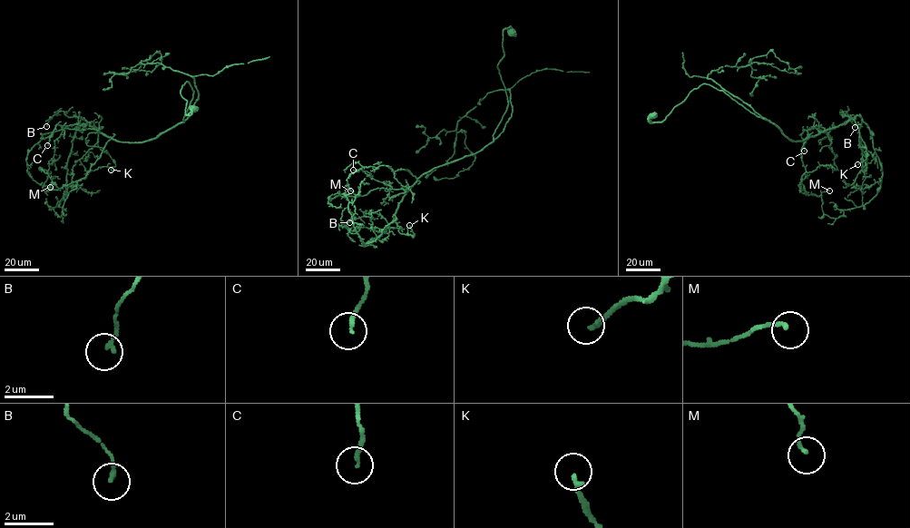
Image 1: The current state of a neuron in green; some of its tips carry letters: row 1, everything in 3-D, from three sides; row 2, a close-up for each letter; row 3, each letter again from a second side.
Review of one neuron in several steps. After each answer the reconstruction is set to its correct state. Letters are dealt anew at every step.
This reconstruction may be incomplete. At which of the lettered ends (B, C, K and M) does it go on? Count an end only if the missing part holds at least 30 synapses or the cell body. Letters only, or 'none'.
none

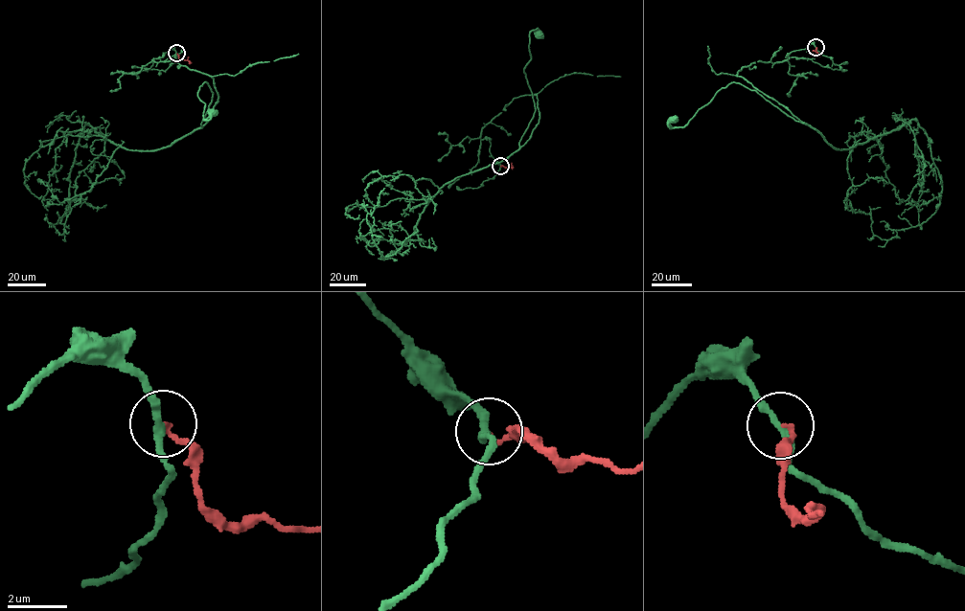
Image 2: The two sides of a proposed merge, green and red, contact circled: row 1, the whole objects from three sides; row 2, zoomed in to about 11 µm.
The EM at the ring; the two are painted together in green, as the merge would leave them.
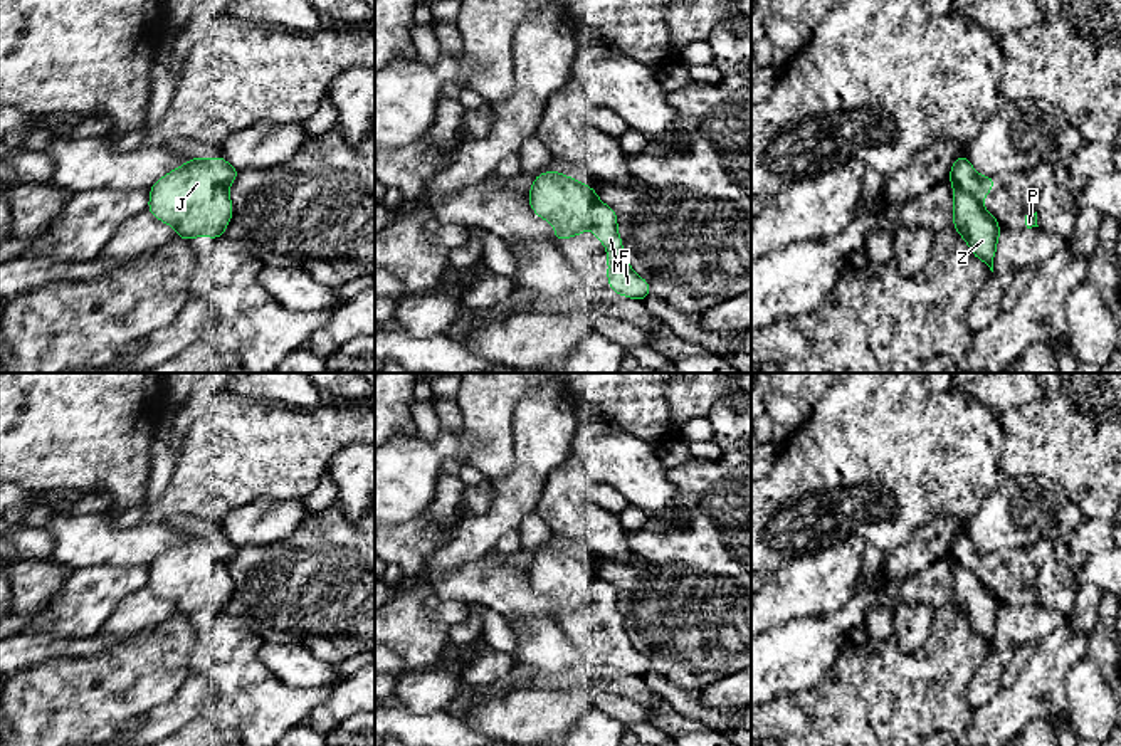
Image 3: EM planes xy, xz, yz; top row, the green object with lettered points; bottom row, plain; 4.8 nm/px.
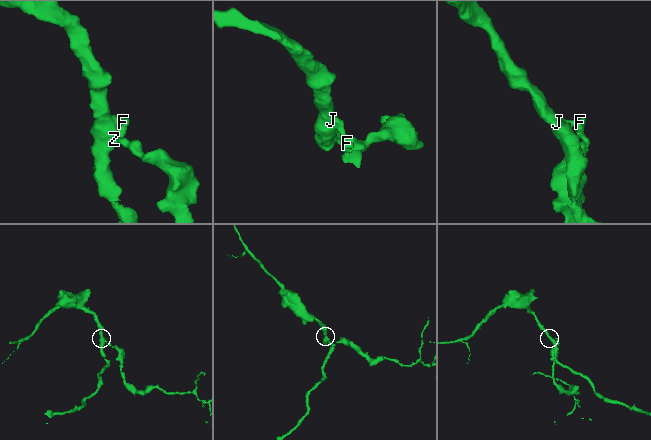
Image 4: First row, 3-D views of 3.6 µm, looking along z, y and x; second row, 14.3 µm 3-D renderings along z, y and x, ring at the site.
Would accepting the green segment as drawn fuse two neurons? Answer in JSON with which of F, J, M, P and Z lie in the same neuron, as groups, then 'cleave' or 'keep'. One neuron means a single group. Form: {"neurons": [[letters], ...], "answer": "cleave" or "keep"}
{"neurons": [["F", "J", "M", "P", "Z"]], "answer": "keep"}

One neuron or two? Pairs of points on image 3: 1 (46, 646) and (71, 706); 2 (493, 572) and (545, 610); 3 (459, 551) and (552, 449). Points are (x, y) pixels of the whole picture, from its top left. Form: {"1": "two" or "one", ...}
{"1": "two", "2": "one", "3": "one"}

